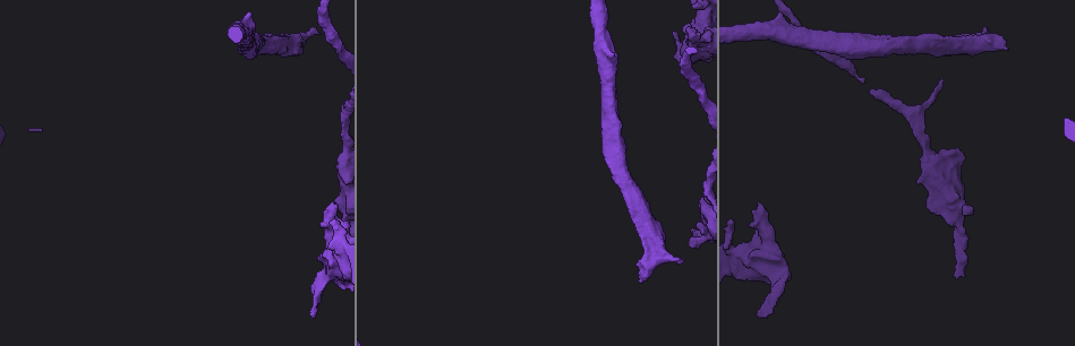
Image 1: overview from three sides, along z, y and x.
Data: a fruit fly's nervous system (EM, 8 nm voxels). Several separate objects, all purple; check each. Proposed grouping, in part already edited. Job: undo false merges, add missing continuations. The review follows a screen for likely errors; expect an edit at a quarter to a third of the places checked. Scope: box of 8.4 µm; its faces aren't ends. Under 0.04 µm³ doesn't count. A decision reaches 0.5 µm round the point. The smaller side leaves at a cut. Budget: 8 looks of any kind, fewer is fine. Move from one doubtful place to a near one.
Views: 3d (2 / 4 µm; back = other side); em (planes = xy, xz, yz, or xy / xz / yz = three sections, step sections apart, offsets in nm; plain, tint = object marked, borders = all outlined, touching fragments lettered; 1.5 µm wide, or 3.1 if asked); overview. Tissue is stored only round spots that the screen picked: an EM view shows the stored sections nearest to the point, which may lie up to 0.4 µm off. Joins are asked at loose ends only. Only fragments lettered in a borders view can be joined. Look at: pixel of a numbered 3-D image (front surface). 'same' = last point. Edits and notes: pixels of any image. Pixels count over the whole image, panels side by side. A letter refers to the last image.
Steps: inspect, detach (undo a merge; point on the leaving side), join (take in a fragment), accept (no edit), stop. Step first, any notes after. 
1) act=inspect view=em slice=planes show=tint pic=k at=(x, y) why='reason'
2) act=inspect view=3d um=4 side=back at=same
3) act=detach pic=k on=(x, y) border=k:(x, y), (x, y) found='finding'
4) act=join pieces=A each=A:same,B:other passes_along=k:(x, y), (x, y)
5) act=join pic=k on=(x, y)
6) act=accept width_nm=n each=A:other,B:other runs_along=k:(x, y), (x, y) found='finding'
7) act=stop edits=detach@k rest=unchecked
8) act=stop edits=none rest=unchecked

act=inspect view=em slice=xy step=4 show=tint pic=1 at=(312, 312) why='free end'

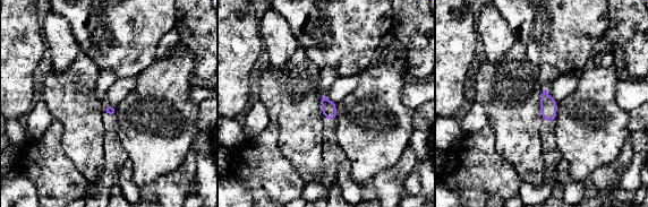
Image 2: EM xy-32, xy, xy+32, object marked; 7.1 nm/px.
act=inspect view=em slice=planes show=borders at=same why='another direction'

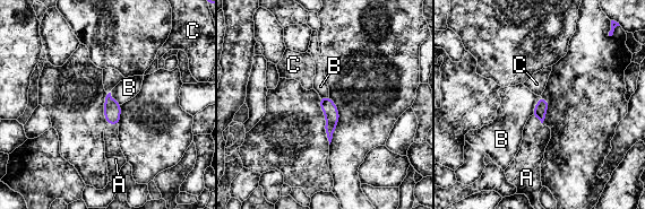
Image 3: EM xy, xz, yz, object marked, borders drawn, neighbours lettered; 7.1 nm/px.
act=join pieces=A each=A:same,B:other,C:other found='it goes on there'

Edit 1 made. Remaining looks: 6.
act=inspect view=3d um=4 pic=1 at=(984, 29) why='thick end'

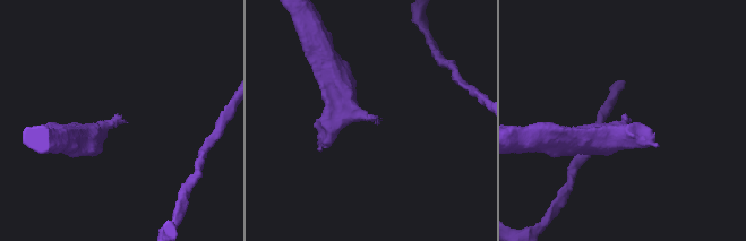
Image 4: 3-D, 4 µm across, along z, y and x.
act=inspect view=em slice=planes show=borders pic=4 at=(377, 121) why='now the EM'

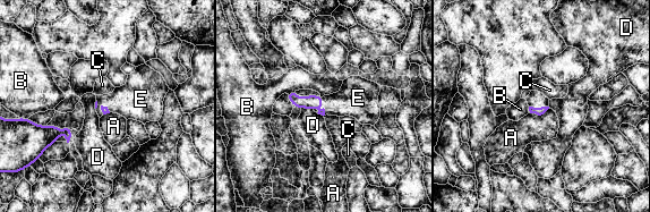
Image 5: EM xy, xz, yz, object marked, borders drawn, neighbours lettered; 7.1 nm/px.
act=join pieces=E longest_contact=A:160nm each=A:other,B:other,C:other,D:other,E:same found='the cell continues'

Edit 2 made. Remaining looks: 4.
act=inspect view=overview why='see it whole again'

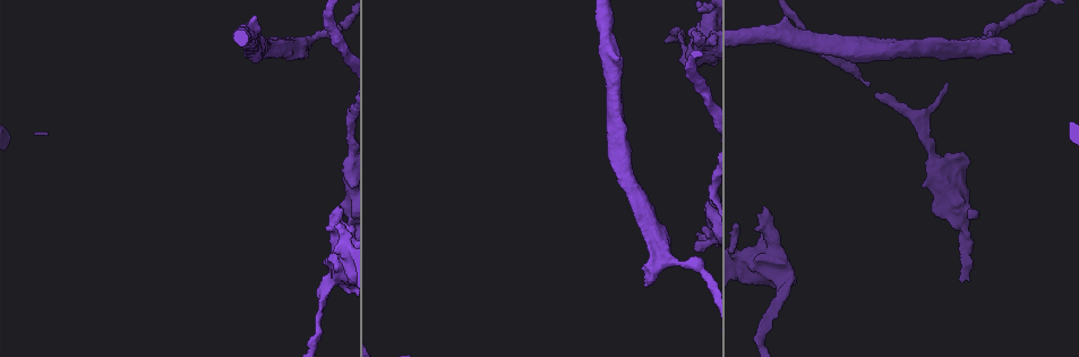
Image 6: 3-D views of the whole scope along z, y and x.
act=inspect view=em slice=planes show=borders pic=6 at=(959, 279) why='free end'

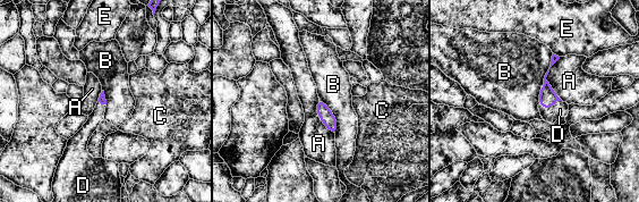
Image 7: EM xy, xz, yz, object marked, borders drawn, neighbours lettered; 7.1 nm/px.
act=join pieces=D each=A:other,B:other,C:other,D:same,E:other found='the cell continues'

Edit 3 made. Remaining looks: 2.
act=stop edits=join@3,join@5,join@7 rest=unchecked

